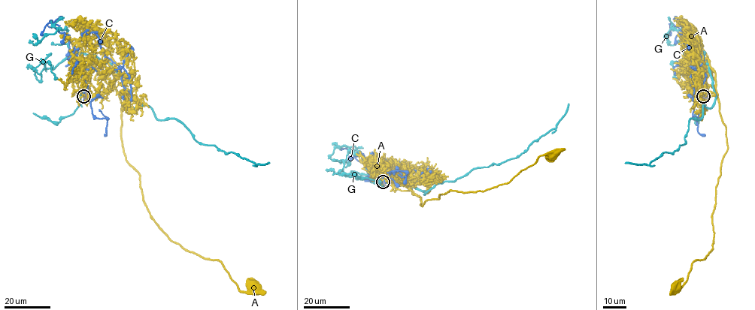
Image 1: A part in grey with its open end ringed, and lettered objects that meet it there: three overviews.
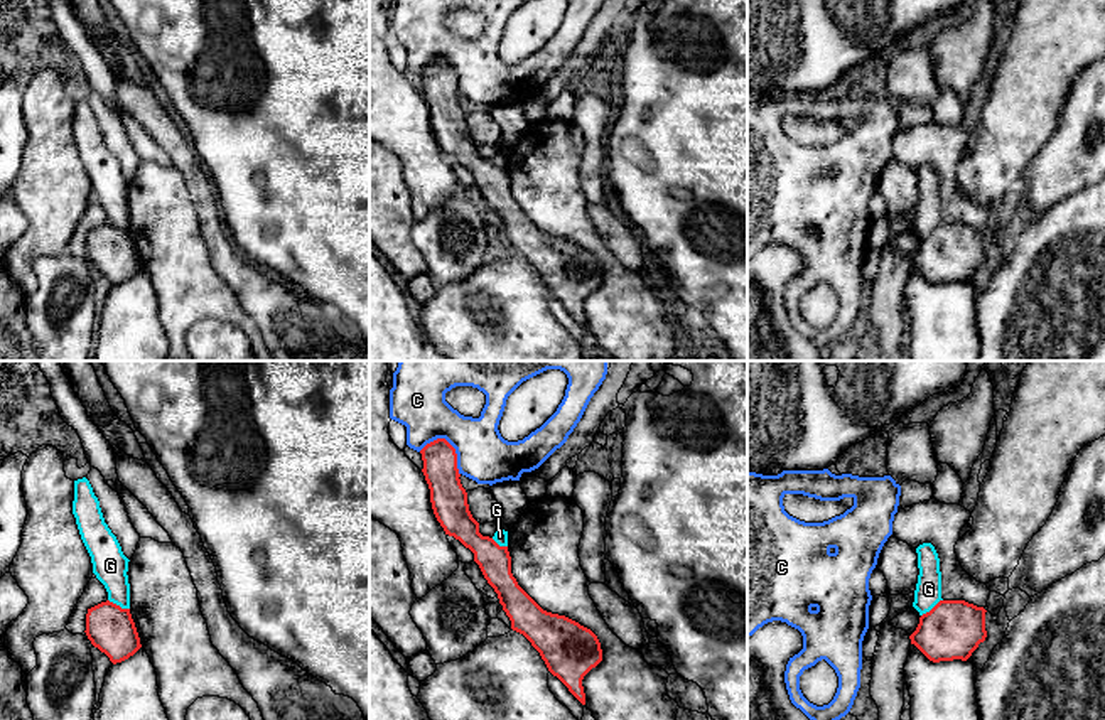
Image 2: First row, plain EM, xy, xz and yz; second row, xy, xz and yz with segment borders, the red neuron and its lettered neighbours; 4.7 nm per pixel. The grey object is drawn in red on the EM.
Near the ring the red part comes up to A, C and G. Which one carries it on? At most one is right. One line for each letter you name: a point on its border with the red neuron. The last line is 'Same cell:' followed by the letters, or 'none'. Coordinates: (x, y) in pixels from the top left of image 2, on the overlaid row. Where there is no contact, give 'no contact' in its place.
A: no contact
Same cell: A

